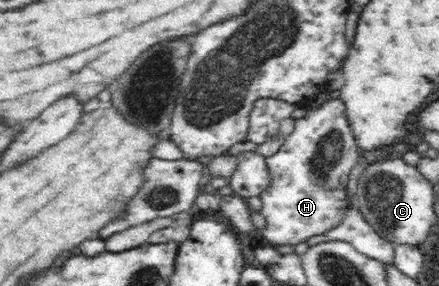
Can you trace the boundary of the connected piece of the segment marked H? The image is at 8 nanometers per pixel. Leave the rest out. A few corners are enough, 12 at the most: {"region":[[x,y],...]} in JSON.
{"region":[[340,96],[294,121],[260,196],[269,243],[335,228],[363,160]]}

